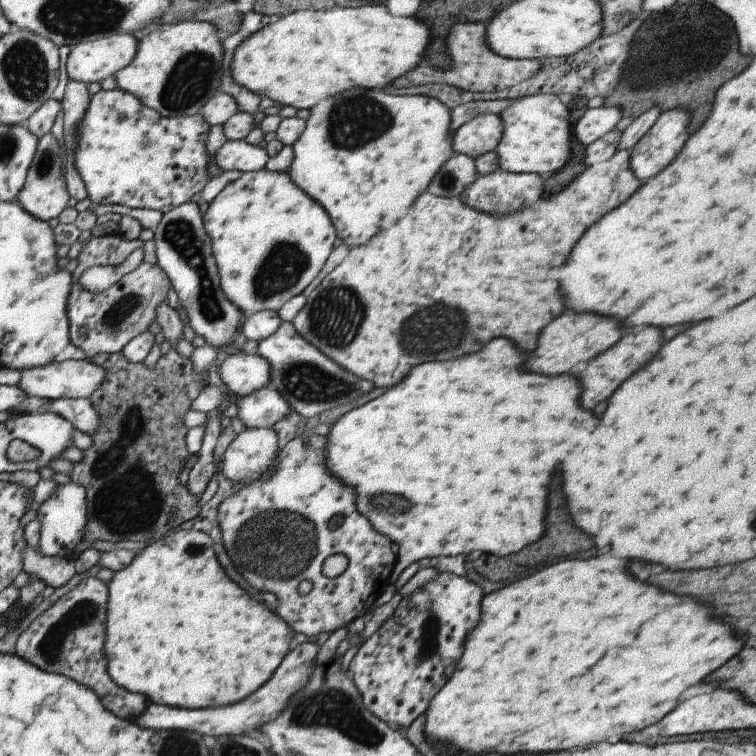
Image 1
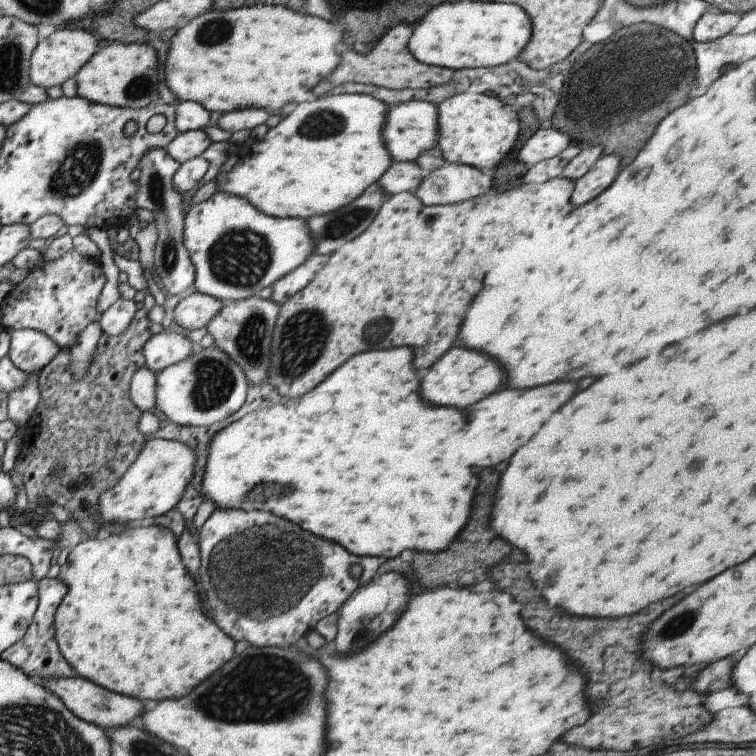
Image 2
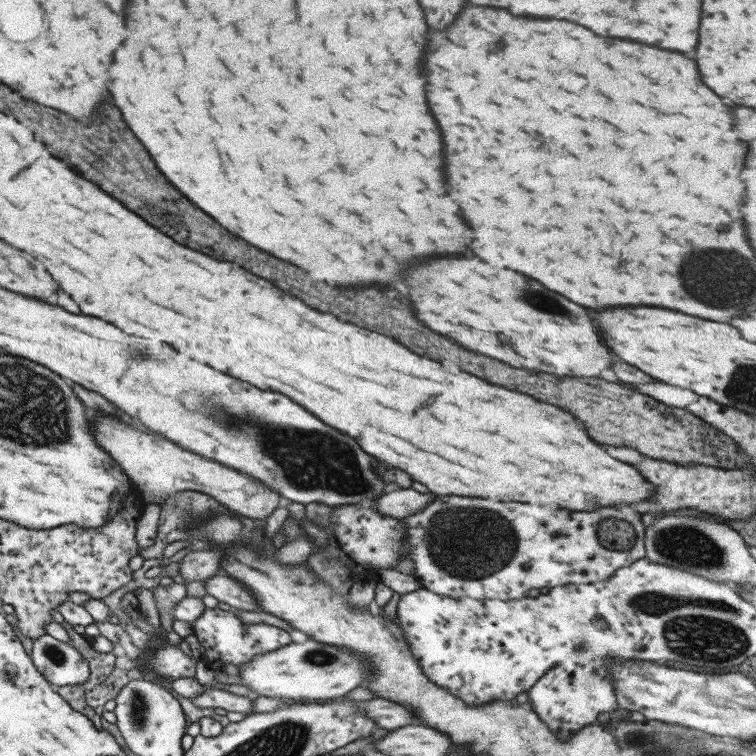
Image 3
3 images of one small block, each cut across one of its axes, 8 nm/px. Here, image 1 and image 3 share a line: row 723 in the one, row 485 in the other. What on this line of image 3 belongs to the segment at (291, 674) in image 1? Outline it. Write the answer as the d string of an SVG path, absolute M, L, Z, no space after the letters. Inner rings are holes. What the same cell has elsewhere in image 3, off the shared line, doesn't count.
M87 410L87 418L89 422L93 420L91 434L95 444L105 454L109 454L117 462L117 466L131 478L131 482L139 488L145 502L159 504L159 502L167 502L173 494L179 492L203 492L209 494L219 504L233 510L235 514L239 514L239 518L249 518L259 522L265 522L275 512L277 506L285 504L283 498L275 490L271 490L271 486L261 484L261 480L225 468L213 460L203 460L201 456L181 450L173 442L163 440L159 436L145 434L129 426L127 424L129 420L125 420L123 424L113 414L91 412L91 410Z

